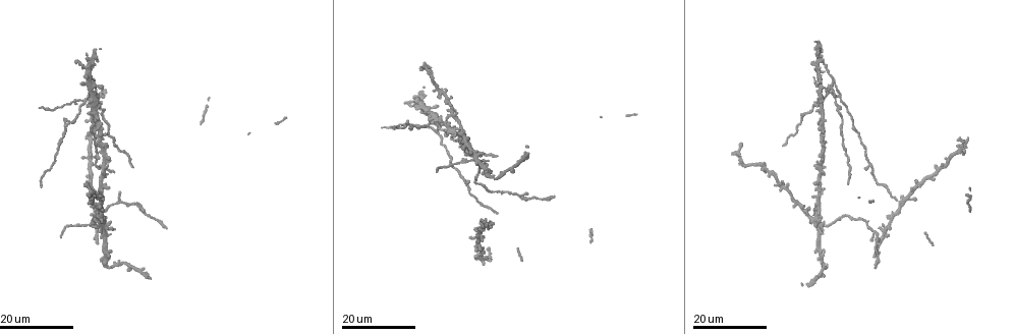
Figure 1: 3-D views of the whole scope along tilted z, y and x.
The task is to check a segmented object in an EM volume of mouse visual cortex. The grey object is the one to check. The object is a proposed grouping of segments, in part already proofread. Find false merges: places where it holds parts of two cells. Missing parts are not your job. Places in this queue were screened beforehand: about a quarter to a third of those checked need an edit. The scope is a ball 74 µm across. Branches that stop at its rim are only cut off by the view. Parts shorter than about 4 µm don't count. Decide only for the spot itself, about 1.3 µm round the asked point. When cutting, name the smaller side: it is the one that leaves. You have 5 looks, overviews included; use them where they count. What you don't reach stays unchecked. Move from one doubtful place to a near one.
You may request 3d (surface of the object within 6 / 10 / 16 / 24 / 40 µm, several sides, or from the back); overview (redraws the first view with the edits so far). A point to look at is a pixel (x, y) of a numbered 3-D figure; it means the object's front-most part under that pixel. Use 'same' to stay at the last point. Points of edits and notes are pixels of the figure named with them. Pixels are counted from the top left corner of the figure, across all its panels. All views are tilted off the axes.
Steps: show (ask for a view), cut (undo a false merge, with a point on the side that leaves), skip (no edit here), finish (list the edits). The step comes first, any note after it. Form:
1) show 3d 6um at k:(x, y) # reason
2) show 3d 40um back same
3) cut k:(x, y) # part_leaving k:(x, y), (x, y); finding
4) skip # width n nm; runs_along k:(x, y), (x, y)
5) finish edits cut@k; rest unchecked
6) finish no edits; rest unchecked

show 3d 24um at 1:(831, 83) # four arms meet

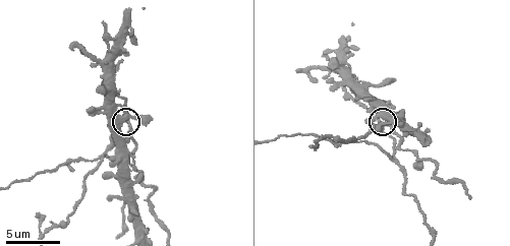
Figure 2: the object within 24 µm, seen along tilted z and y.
show 3d 6um same

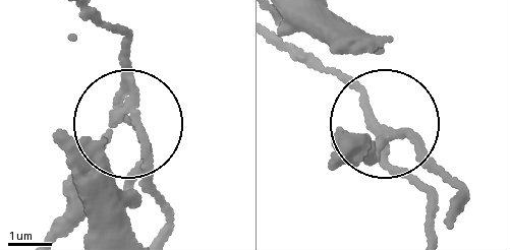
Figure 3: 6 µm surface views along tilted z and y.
cut 3:(147, 145) # width 180 nm; two cells meet here

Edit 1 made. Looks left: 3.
show 3d 10um at 2:(394, 159) # three-way junction

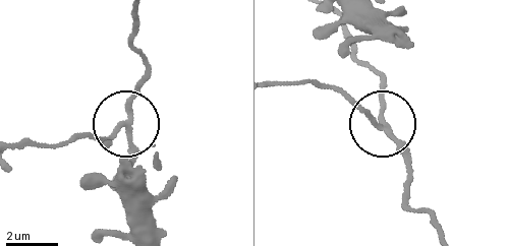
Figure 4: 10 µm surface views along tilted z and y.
show 3d 10um back at 4:(384, 124) # from behind

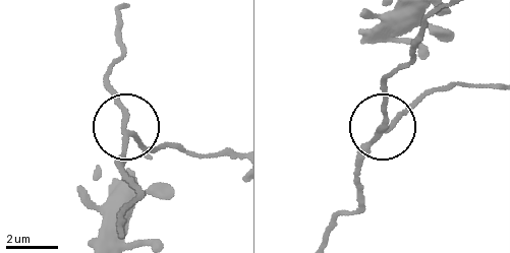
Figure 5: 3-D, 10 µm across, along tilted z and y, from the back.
skip # width 150 nm; runs_along 5:(358, 202), (361, 161), (378, 130), (428, 90); one cell here

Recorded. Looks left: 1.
show 3d 6um at 2:(104, 73)

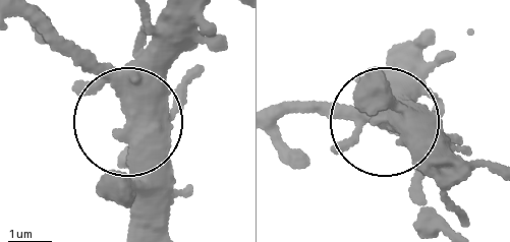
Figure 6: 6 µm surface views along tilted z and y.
skip # side_arm 8 um; one cell here

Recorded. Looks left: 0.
finish edits cut@3; rest unchecked

